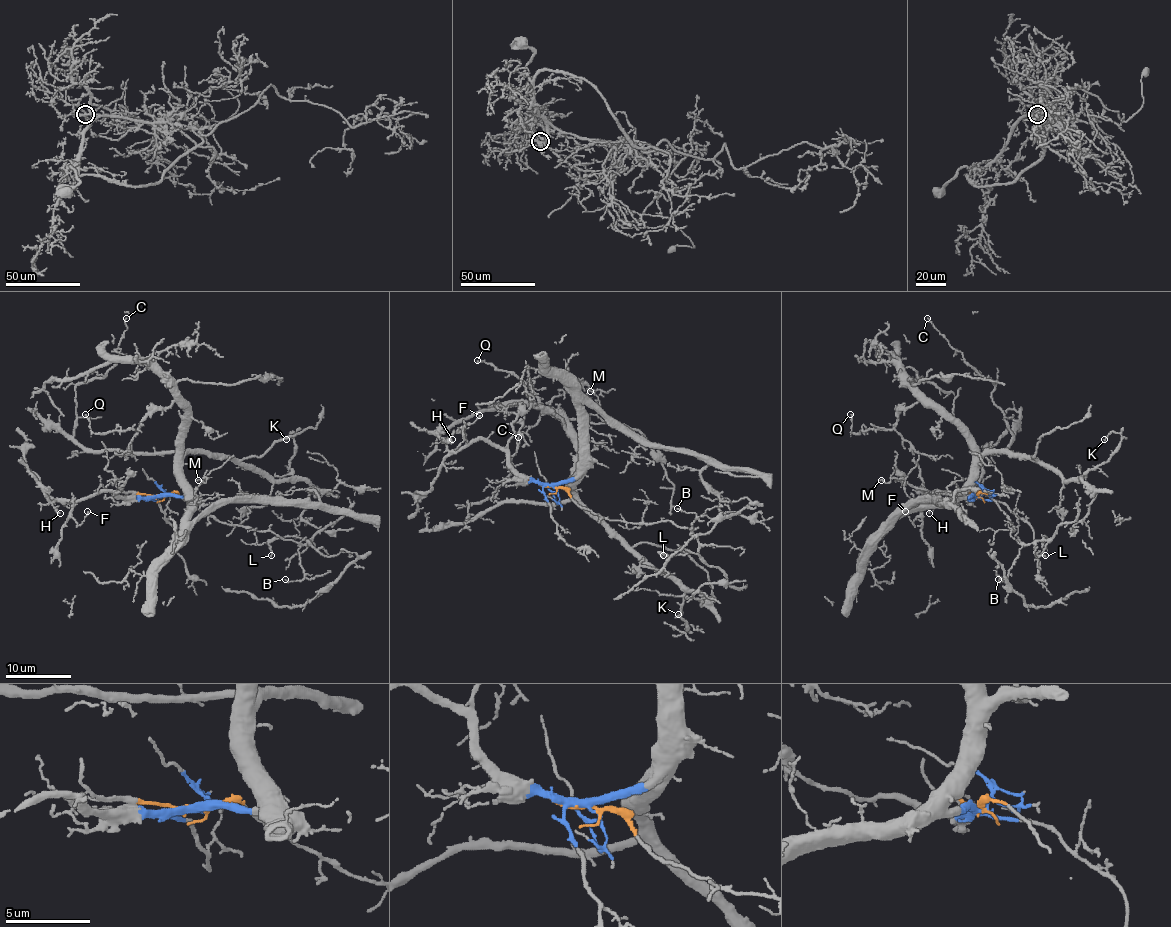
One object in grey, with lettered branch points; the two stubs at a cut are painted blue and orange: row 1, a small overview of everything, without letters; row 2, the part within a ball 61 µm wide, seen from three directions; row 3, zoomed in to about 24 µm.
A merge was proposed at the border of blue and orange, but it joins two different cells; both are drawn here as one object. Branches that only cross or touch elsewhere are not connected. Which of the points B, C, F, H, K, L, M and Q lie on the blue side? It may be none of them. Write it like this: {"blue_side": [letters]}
{"blue_side": ["C", "F", "H", "K", "M", "Q"]}

